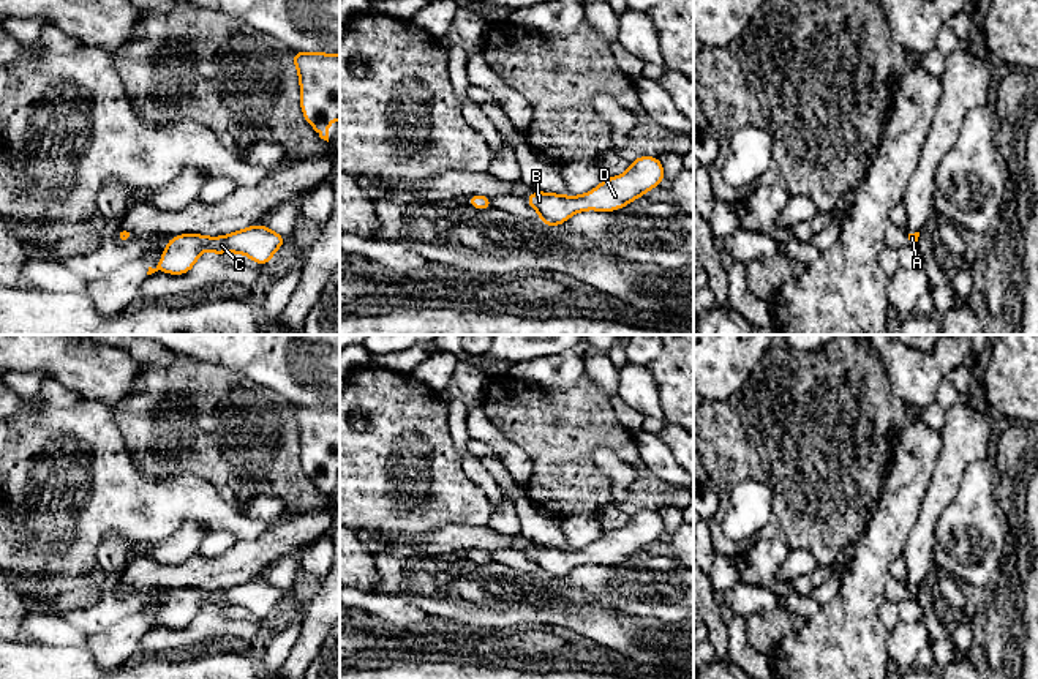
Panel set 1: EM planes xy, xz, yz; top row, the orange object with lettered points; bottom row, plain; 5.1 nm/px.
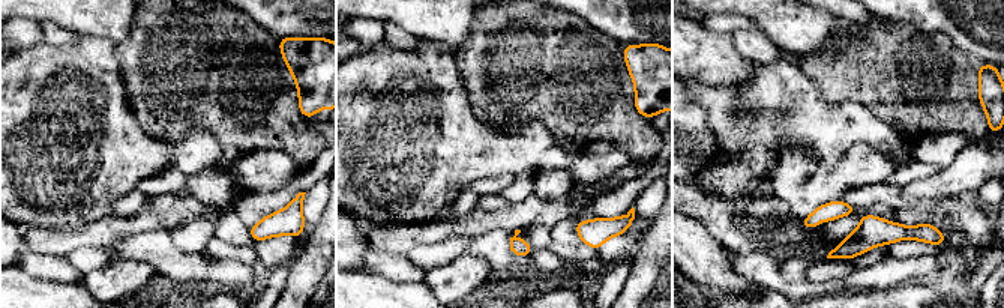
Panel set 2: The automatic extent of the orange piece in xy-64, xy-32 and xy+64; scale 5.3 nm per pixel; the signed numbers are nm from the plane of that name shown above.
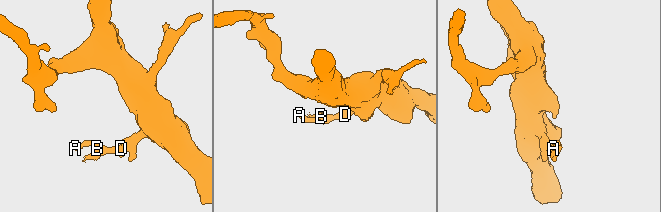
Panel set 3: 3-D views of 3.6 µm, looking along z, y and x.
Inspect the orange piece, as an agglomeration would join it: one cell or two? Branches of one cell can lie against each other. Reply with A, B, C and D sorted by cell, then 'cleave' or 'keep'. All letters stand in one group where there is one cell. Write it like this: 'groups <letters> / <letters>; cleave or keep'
groups A B C D; keep

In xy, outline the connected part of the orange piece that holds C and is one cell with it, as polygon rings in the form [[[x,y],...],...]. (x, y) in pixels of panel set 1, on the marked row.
[[[254,224],[239,232],[231,232],[224,237],[205,237],[201,234],[183,234],[172,237],[160,264],[149,267],[147,275],[163,270],[169,275],[185,275],[193,268],[207,248],[210,254],[242,253],[253,259],[258,265],[270,262],[272,254],[284,245],[286,235],[280,235],[262,224]]]

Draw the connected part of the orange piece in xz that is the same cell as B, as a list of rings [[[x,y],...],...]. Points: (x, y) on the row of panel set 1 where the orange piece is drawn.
[[[640,156],[630,161],[630,169],[626,174],[605,178],[597,188],[583,196],[536,191],[525,199],[529,207],[539,212],[542,224],[556,227],[583,210],[615,212],[660,183],[664,183],[660,159]]]

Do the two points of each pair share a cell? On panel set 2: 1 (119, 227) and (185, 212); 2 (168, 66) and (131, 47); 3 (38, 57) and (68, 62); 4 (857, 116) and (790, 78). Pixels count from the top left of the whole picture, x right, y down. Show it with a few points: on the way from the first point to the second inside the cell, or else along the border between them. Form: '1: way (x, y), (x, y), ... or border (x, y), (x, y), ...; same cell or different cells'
1: way (135, 224), (158, 212), (168, 212); same cell
2: way (159, 66), (140, 56); same cell
3: way (45, 62), (60, 62); same cell
4: way (841, 116), (827, 116), (806, 95); same cell

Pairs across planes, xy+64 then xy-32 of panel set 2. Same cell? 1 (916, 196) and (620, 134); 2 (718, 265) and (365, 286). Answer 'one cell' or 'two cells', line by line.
1: two cells
2: two cells

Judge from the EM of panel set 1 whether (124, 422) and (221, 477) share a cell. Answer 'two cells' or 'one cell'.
one cell

